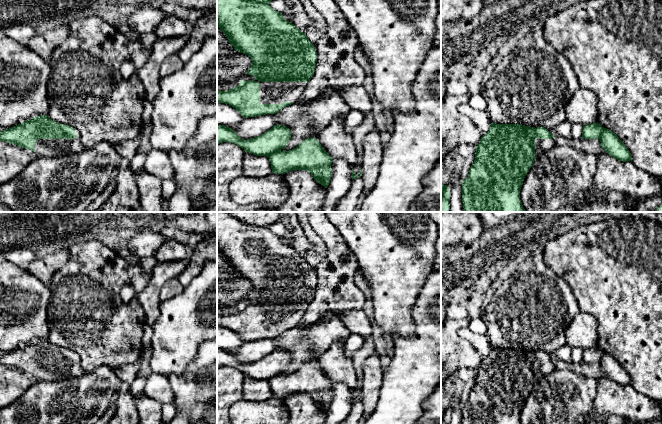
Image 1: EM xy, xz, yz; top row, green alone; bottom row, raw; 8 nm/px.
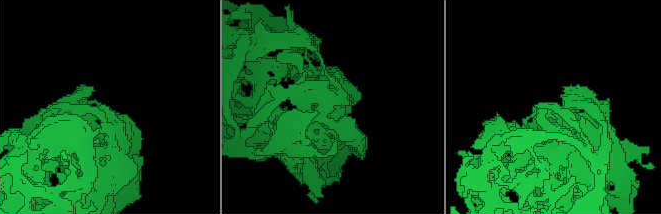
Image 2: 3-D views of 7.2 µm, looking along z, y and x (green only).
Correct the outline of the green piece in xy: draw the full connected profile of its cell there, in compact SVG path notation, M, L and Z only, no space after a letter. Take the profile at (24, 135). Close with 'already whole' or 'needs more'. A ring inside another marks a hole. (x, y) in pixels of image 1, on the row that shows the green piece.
M47 115L37 116L0 132L0 141L32 150L37 156L59 157L78 154L86 150L80 139L80 132L68 125L58 123Z; needs more

